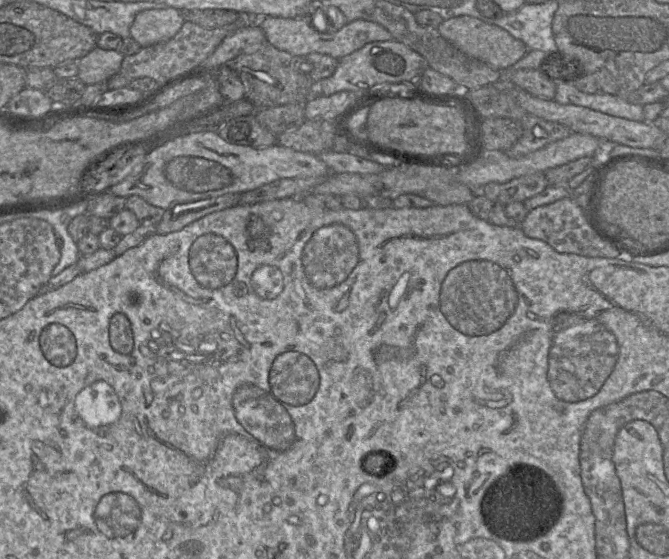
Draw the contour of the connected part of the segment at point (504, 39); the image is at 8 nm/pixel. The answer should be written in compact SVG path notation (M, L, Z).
M459 16L444 20L438 27L441 36L465 55L480 60L498 71L508 71L529 51L520 40L506 30L472 16Z

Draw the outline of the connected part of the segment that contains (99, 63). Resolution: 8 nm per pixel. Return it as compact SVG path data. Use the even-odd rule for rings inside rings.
M95 46L79 59L78 78L86 85L107 81L121 68L124 55L117 50L104 50Z

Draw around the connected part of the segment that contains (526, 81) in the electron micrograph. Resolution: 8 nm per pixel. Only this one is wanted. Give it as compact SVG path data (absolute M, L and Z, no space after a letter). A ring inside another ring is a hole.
M519 69L507 77L515 86L545 100L554 100L556 84L540 69Z

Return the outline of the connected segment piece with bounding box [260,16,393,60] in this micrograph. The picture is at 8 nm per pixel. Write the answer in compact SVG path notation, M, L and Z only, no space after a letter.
M266 16L262 20L260 27L270 45L299 57L310 53L319 53L339 60L370 42L391 41L393 39L390 32L384 27L363 19L354 20L333 32L320 32L312 26L312 23L308 24L302 17L281 18Z

